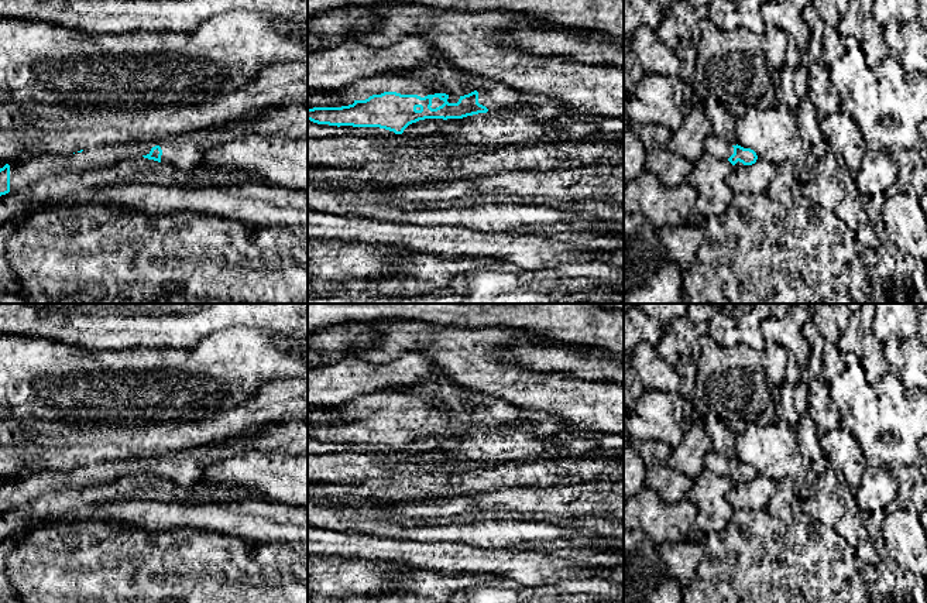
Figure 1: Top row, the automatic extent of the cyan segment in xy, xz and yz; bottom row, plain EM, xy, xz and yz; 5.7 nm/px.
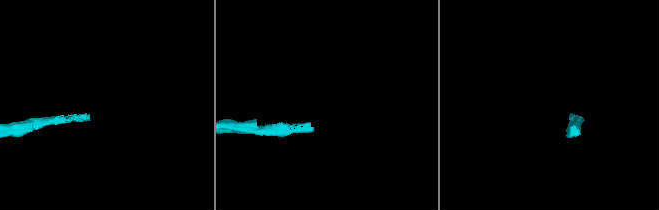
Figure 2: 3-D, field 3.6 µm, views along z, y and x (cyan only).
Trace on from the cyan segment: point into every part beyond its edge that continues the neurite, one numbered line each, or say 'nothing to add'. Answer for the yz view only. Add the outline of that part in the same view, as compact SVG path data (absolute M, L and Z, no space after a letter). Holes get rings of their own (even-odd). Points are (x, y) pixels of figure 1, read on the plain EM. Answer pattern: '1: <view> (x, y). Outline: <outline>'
1: yz (717, 463). Outline: M710 449L705 455L705 469L717 476L728 476L734 470L734 463L714 449Z

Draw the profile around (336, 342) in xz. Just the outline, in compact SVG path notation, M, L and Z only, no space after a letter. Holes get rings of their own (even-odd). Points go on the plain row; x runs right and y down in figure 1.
M347 321L322 326L308 333L308 345L322 356L327 366L353 356L356 349L365 349L377 342L380 328L370 321Z

